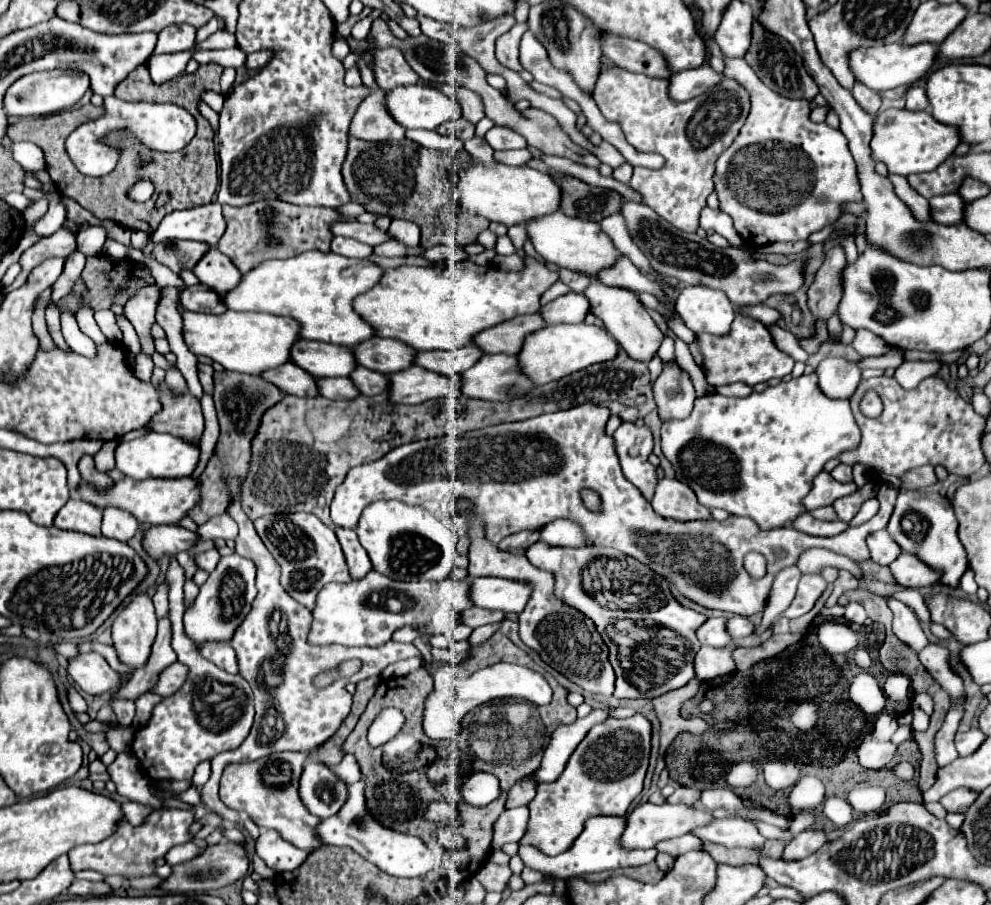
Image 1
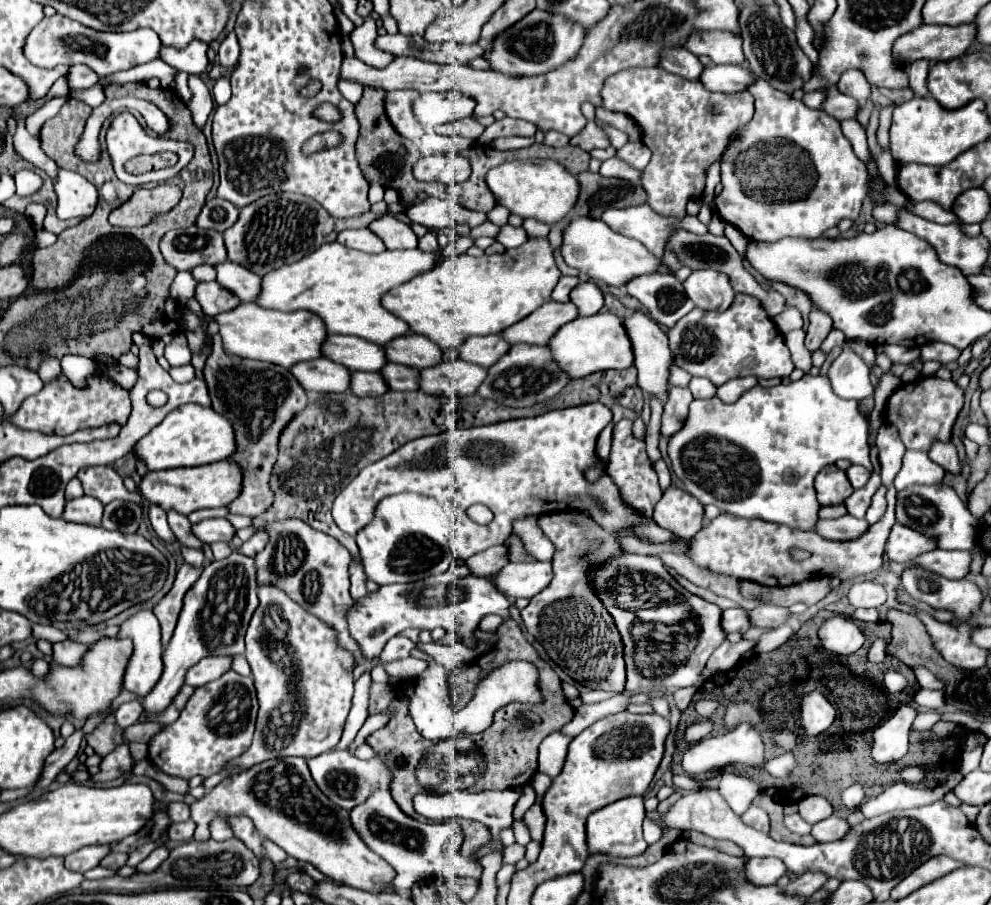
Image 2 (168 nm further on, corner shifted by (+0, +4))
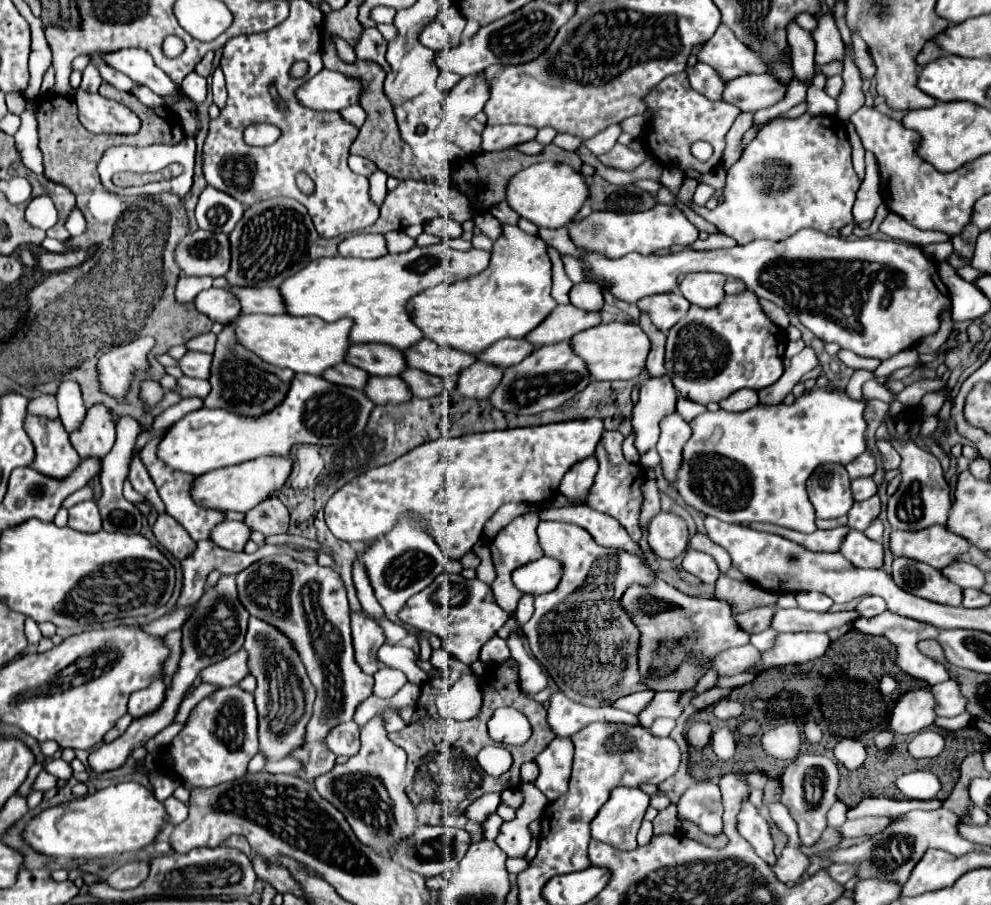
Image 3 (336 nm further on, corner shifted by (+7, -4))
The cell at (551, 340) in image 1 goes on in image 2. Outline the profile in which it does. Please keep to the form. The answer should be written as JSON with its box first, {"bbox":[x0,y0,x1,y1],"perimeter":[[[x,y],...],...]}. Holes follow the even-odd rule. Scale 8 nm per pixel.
{"bbox":[550,312,634,378],"perimeter":[[[598,312],[594,316],[568,322],[550,340],[550,350],[560,368],[566,370],[572,378],[582,378],[602,370],[624,370],[634,364],[634,352],[624,328],[624,320],[610,312]]]}

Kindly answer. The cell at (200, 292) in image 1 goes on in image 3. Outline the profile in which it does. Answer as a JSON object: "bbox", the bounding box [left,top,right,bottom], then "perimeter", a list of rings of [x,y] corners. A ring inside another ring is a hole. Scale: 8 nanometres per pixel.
{"bbox":[195,288,241,324],"perimeter":[[[209,288],[197,294],[195,306],[209,320],[219,324],[231,324],[231,320],[241,312],[239,300],[227,288]]]}

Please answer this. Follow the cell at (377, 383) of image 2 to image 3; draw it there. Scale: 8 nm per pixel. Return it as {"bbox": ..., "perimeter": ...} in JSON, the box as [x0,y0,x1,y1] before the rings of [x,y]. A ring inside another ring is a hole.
{"bbox":[363,376,411,404],"perimeter":[[[371,376],[367,380],[367,386],[363,388],[363,392],[367,392],[367,396],[373,400],[373,404],[401,404],[401,402],[411,400],[411,392],[409,392],[407,384],[403,384],[403,380],[399,380],[399,376],[395,376],[395,378]]]}

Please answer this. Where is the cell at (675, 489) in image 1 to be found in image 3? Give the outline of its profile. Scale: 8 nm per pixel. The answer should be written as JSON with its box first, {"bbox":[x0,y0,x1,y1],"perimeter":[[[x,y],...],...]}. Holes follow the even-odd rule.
{"bbox":[647,510,689,560],"perimeter":[[[661,510],[647,528],[647,542],[651,550],[667,560],[673,560],[681,552],[685,552],[689,544],[689,530],[681,516],[675,512]]]}

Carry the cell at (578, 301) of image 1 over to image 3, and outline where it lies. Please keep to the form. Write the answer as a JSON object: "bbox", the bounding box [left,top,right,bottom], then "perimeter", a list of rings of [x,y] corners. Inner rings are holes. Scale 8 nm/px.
{"bbox":[569,280,603,312],"perimeter":[[[583,280],[581,284],[573,286],[569,292],[571,304],[585,310],[585,312],[599,312],[603,306],[603,290],[599,284]]]}

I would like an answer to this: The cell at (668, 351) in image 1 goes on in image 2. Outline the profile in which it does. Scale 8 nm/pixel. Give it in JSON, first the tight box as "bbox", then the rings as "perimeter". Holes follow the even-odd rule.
{"bbox":[670,364,690,388],"perimeter":[[[674,364],[674,366],[670,366],[670,384],[672,386],[680,386],[680,388],[688,388],[690,374],[686,374],[686,370],[682,370],[682,368],[678,368]]]}

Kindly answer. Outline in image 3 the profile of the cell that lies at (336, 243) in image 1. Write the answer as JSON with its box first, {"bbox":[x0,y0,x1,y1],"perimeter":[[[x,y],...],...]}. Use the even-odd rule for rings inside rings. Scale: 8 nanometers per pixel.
{"bbox":[339,234,387,258],"perimeter":[[[355,234],[345,238],[339,244],[341,256],[355,256],[355,258],[381,258],[387,254],[385,238],[381,234]]]}

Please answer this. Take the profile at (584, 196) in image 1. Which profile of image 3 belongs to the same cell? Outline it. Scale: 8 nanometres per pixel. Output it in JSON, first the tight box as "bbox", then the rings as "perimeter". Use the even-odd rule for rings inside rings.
{"bbox":[585,174,655,212],"perimeter":[[[599,174],[585,178],[589,186],[589,204],[593,210],[601,212],[641,212],[655,206],[653,194],[629,184],[629,186],[613,186],[605,182]]]}

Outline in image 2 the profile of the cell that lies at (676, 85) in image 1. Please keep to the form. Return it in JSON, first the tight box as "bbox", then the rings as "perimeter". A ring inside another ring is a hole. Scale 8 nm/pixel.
{"bbox":[700,64,756,92],"perimeter":[[[716,64],[708,66],[700,78],[700,82],[712,92],[744,92],[750,84],[754,84],[756,74],[750,68],[734,66],[734,64]]]}

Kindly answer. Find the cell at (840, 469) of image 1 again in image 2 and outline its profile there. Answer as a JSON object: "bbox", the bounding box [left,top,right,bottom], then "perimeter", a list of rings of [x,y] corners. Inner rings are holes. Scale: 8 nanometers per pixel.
{"bbox":[846,464,872,488],"perimeter":[[[856,464],[846,470],[846,476],[848,476],[848,480],[854,488],[862,488],[870,480],[870,474],[872,474],[870,470],[866,470],[862,466],[856,466]]]}

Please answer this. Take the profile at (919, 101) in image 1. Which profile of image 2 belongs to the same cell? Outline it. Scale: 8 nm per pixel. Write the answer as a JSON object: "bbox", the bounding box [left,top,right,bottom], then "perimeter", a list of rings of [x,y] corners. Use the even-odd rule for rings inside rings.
{"bbox":[906,60,930,96],"perimeter":[[[916,60],[916,62],[906,66],[906,70],[910,74],[910,88],[916,96],[926,96],[928,94],[928,86],[926,86],[928,68],[930,68],[930,60]]]}

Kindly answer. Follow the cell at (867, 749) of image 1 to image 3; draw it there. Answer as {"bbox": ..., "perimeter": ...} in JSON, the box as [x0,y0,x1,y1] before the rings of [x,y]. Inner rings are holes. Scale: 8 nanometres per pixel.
{"bbox":[891,688,935,734],"perimeter":[[[927,688],[907,692],[891,714],[891,730],[895,734],[915,734],[931,726],[935,720],[933,694]]]}

